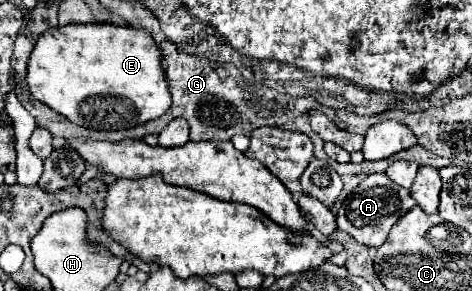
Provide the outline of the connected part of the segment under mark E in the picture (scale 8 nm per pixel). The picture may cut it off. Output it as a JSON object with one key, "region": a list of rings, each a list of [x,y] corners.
{"region":[[[112,23],[66,25],[38,37],[28,59],[26,81],[38,101],[72,123],[90,129],[118,131],[158,119],[170,109],[172,99],[160,59],[160,49],[144,29],[118,27]]]}

